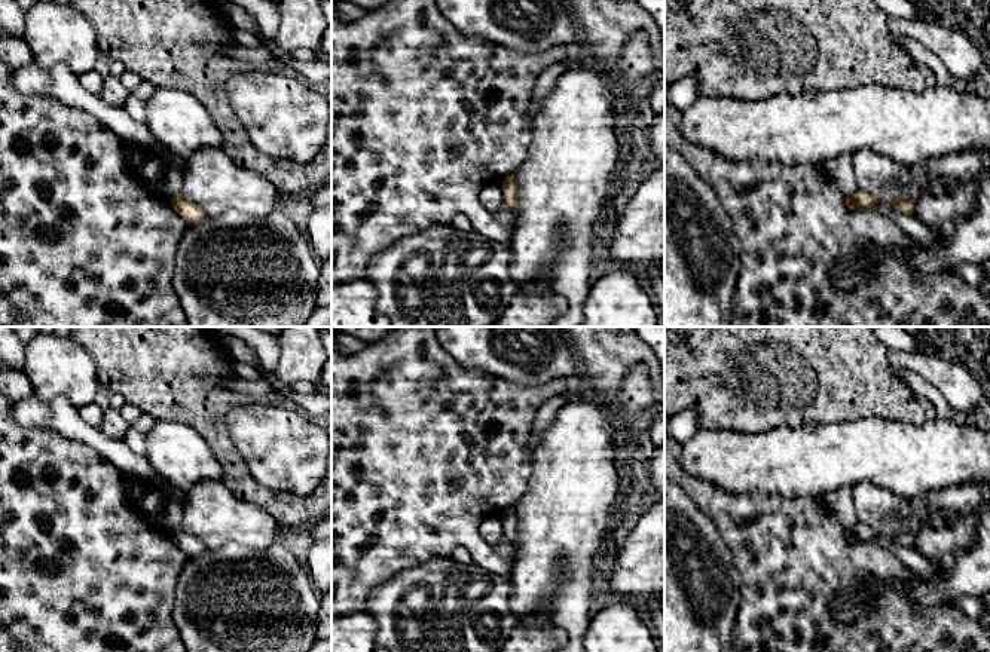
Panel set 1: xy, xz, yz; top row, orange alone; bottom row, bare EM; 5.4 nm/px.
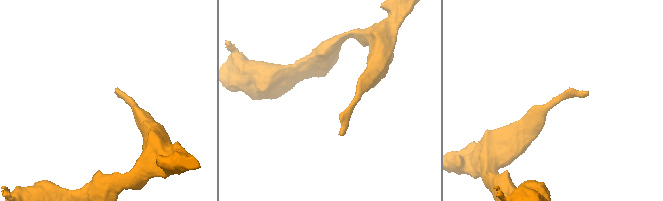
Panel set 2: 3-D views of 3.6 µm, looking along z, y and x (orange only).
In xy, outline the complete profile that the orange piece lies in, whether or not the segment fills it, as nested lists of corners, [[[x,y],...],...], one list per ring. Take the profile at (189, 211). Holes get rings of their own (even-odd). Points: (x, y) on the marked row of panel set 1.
[[[181,195],[171,198],[174,209],[186,220],[189,226],[201,223],[207,214],[193,202]]]

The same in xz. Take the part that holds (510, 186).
[[[516,172],[507,177],[507,180],[502,183],[502,190],[505,206],[514,215],[517,212],[517,201],[519,201],[519,178]]]

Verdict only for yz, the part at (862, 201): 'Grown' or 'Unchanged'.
Unchanged

